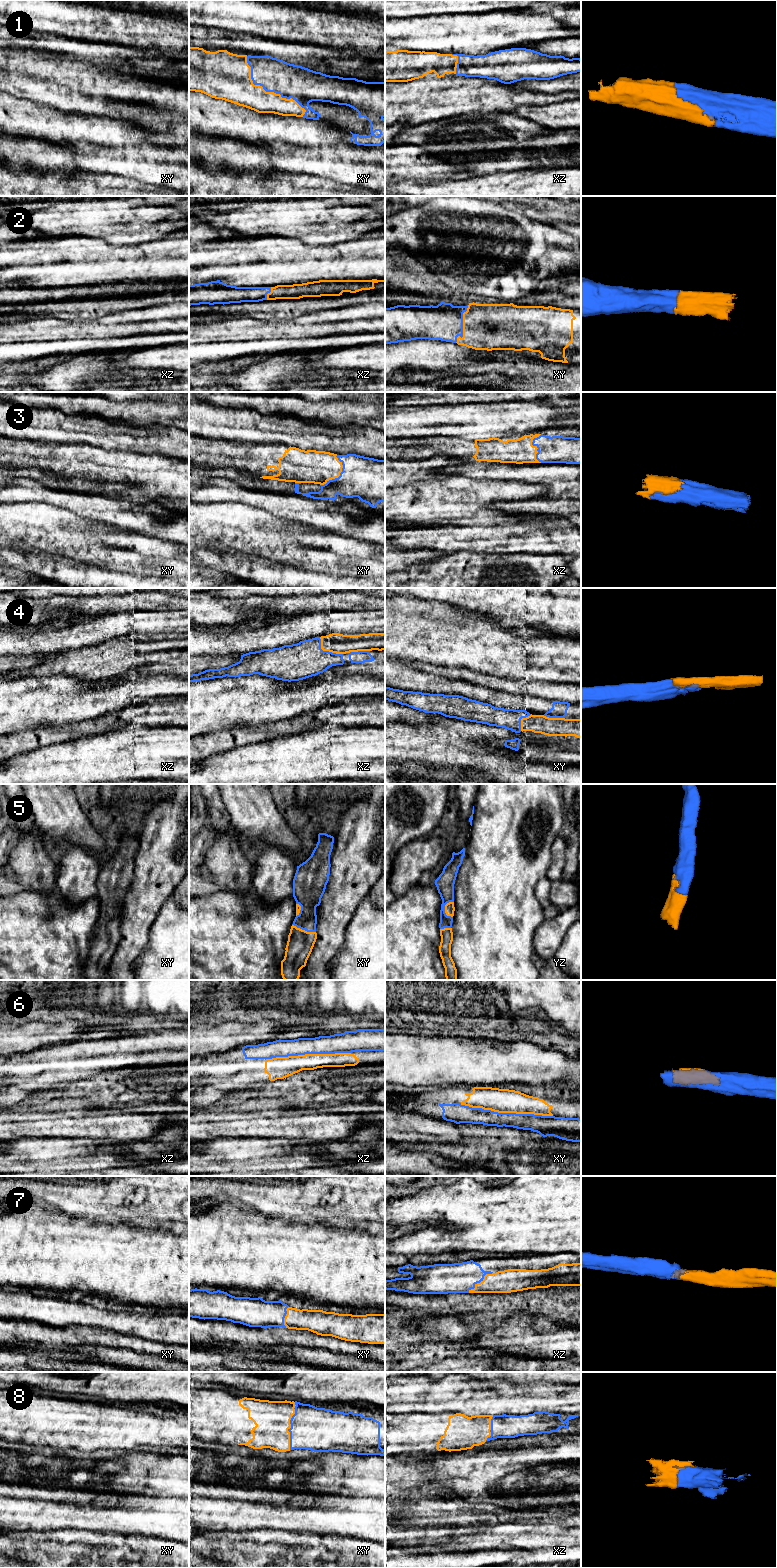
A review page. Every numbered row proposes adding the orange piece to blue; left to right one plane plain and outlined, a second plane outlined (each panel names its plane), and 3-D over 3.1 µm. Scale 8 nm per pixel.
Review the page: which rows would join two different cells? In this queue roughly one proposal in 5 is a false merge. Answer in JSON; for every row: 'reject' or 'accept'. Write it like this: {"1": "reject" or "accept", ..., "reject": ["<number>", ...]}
{"1": "accept", "2": "accept", "3": "accept", "4": "accept", "5": "accept", "6": "accept", "7": "accept", "8": "accept", "reject": []}

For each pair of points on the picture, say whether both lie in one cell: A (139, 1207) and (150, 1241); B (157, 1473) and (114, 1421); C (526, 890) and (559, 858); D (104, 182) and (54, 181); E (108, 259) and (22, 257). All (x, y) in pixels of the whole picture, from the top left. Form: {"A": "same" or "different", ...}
{"A": "different", "B": "different", "C": "different", "D": "same", "E": "same"}

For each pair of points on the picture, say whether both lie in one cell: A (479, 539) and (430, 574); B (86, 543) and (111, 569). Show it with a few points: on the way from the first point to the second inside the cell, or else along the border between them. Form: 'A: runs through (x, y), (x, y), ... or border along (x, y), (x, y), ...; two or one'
A: border along (486, 552), (457, 551), (446, 555); two
B: runs through (91, 549), (105, 563); one

